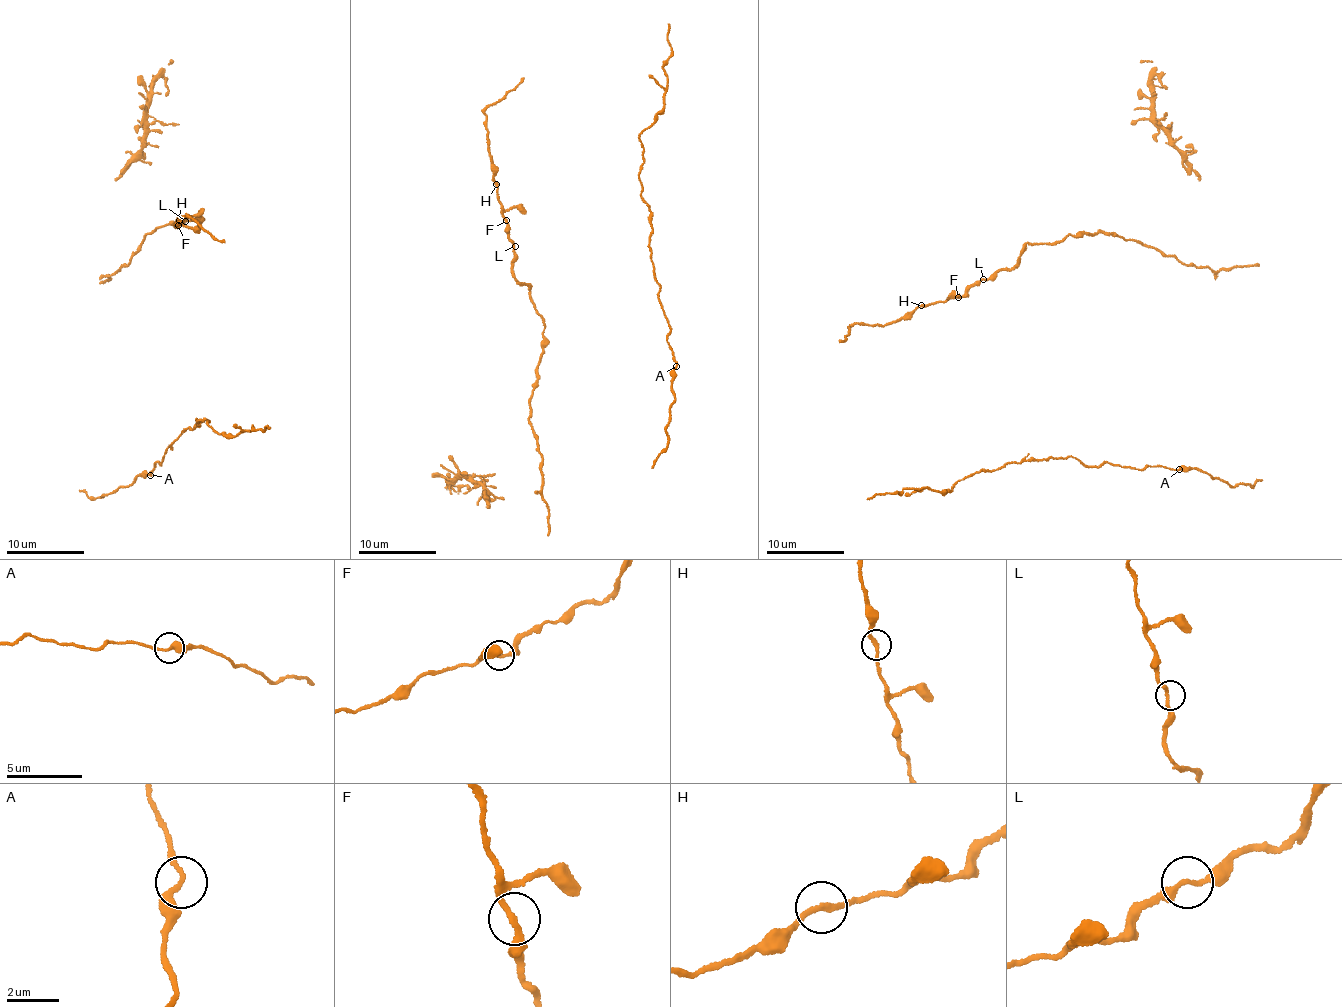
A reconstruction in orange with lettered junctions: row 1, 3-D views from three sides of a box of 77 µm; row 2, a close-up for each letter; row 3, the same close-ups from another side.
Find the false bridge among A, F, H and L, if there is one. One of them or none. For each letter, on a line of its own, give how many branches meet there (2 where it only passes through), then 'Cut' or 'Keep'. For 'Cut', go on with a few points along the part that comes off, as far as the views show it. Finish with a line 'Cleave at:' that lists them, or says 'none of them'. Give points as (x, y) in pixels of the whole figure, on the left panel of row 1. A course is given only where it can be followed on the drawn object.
A: Branches: 2. Keep
F: Branches: 2. Keep
H: Branches: 2. Keep
L: Branches: 2. Keep
Cleave at: none of them

